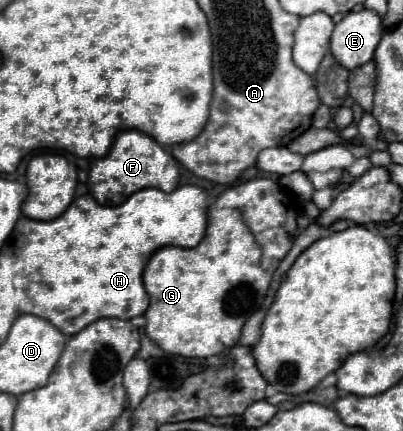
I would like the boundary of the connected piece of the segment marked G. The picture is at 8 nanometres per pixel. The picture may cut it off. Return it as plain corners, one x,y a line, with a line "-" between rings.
258,176
243,181
241,184
237,184
237,186
227,188
227,190
215,200
215,204
209,206
207,234
205,234
205,238
203,238
195,248
161,248
161,250
157,250
157,252
149,258
149,262
147,262
147,266
145,266
143,272
144,287
149,298
151,298
149,308
147,308
147,312
143,314
145,320
147,320
147,324
145,324
145,334
147,334
165,354
183,356
183,358
209,358
209,356
221,354
221,352
227,350
227,348
237,346
237,344
239,344
241,330
243,330
247,318
249,318
255,310
259,310
259,308
263,306
263,300
265,300
265,296
267,296
269,284
271,284
271,280
273,280
273,274
275,274
279,262
281,262
281,260
285,258
285,254
289,252
289,248
291,248
291,244
293,244
293,238
295,238
297,234
299,234
299,230
297,230
297,212
295,212
295,208
291,206
287,194
285,194
285,192
281,190
281,186
277,184
277,180

